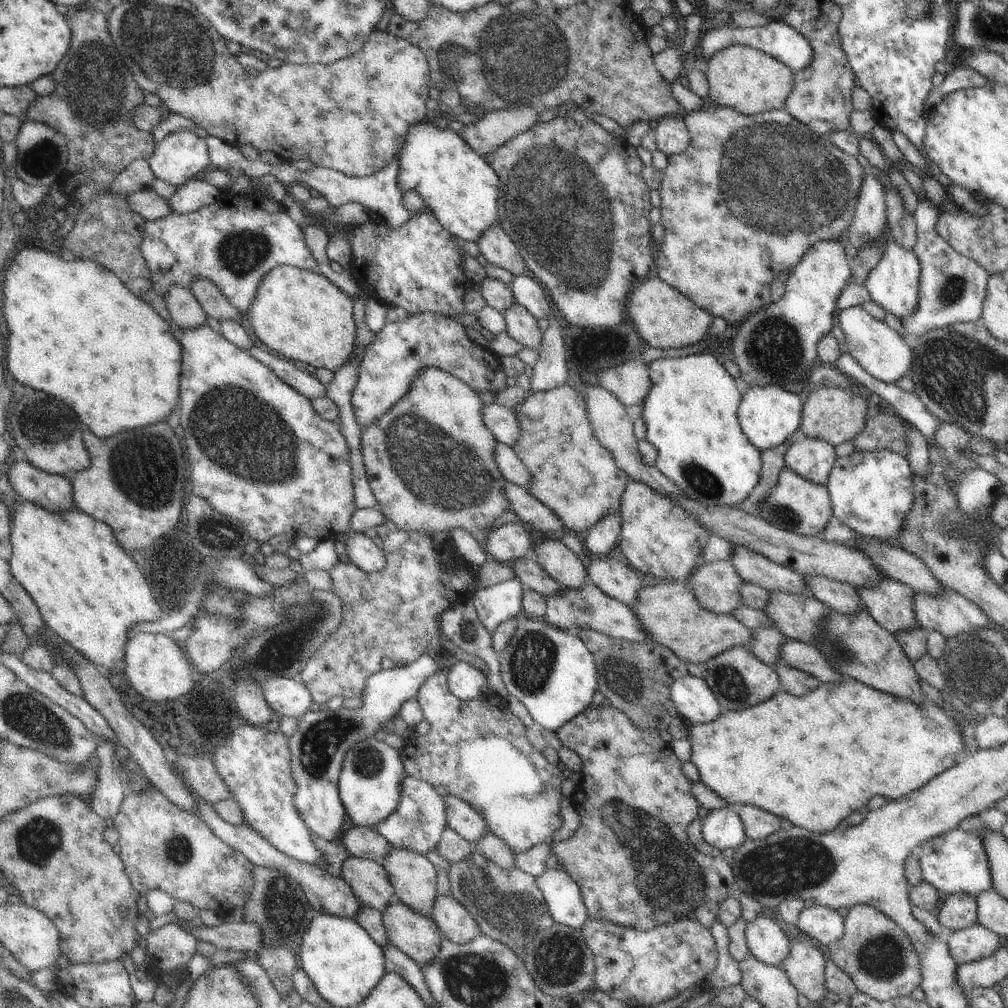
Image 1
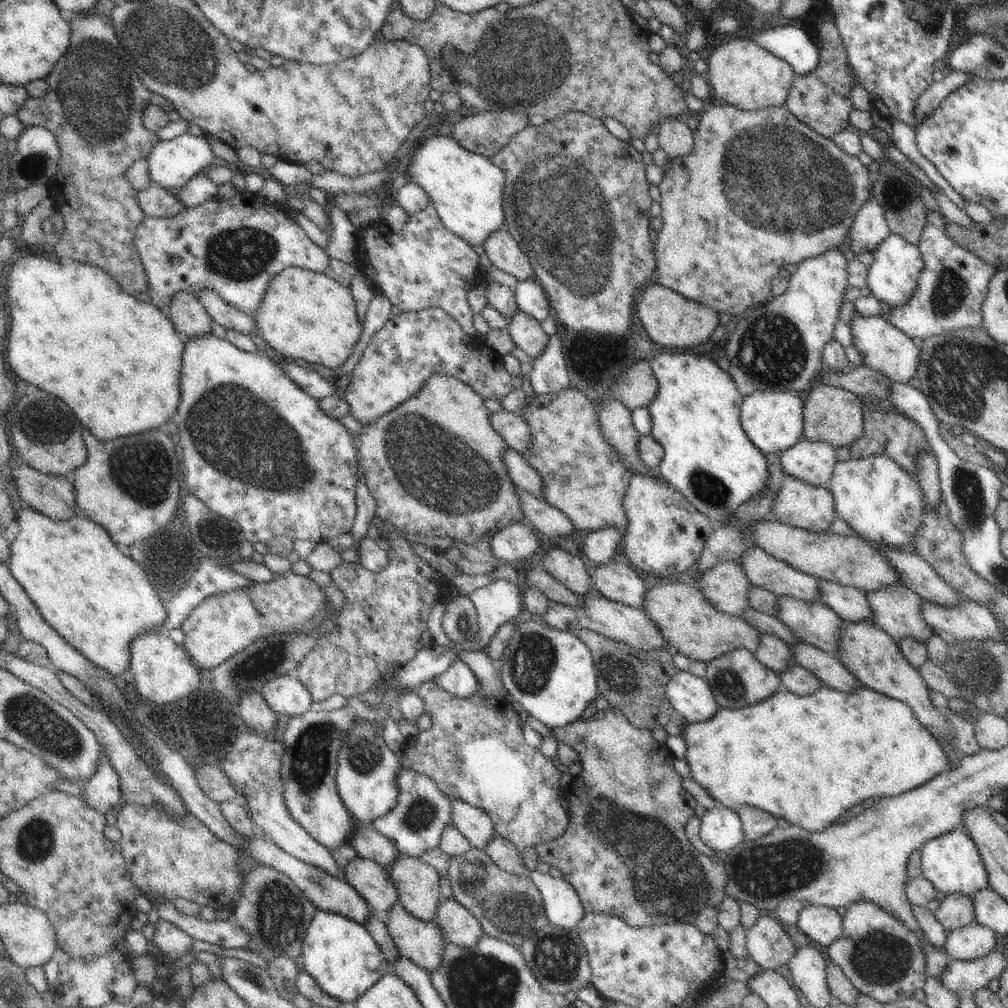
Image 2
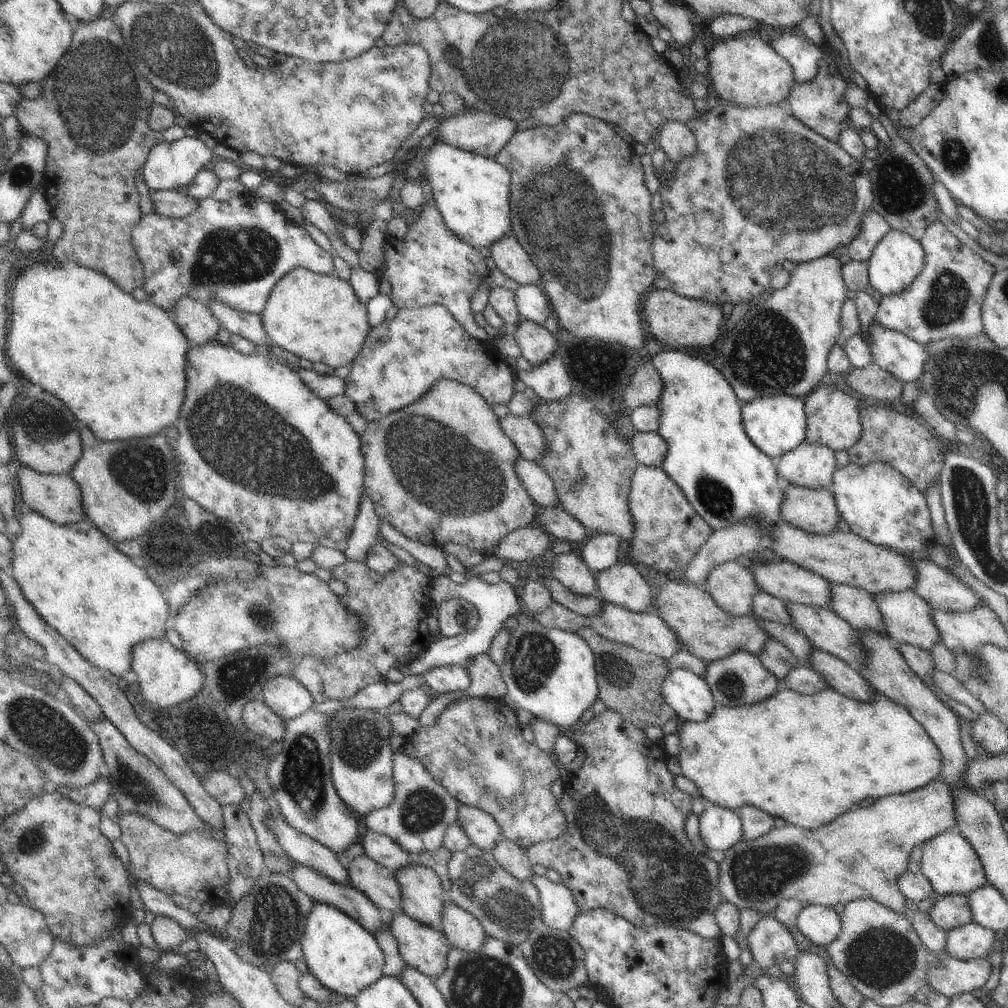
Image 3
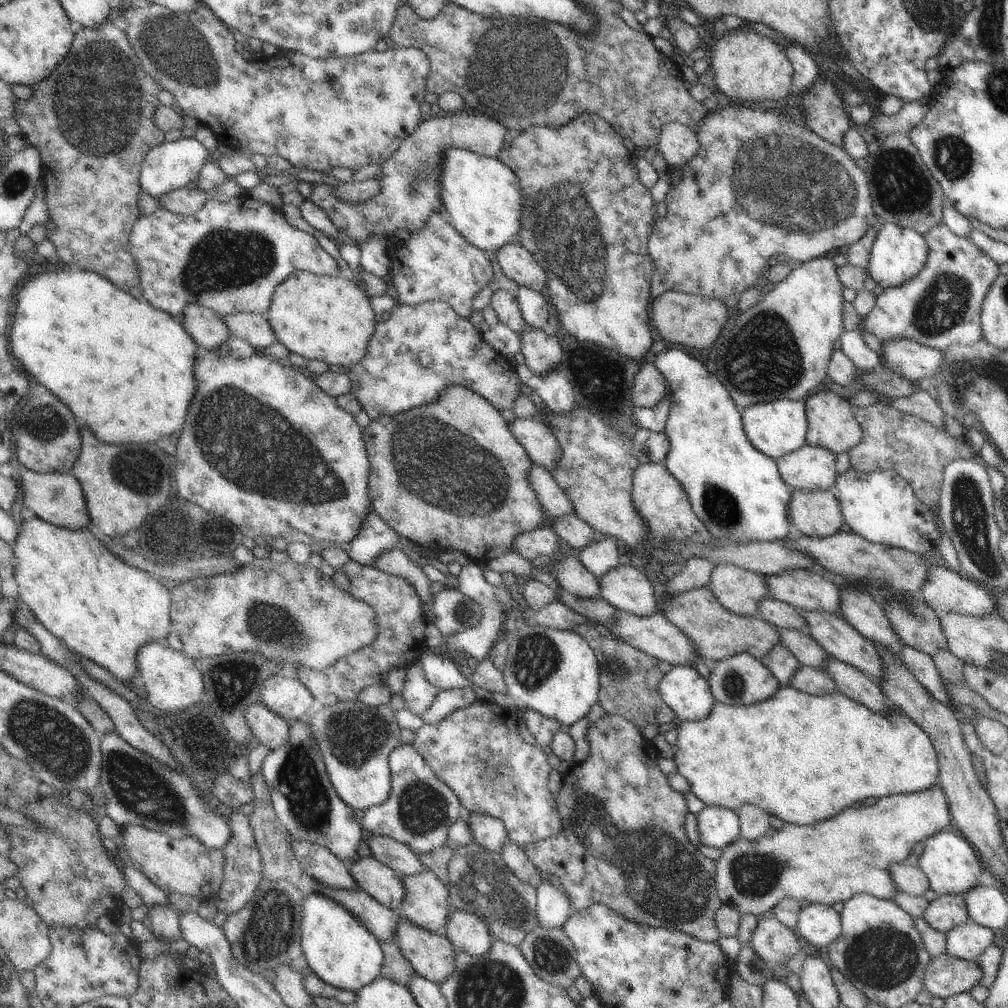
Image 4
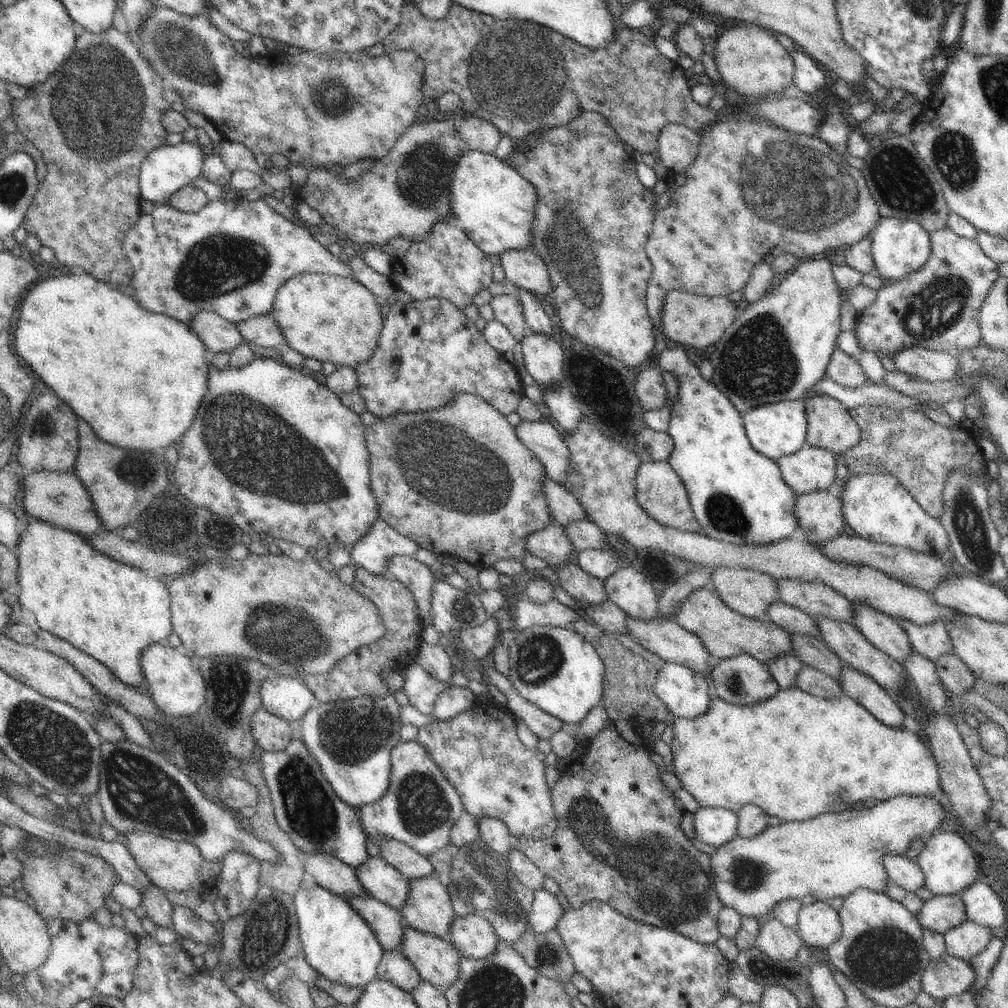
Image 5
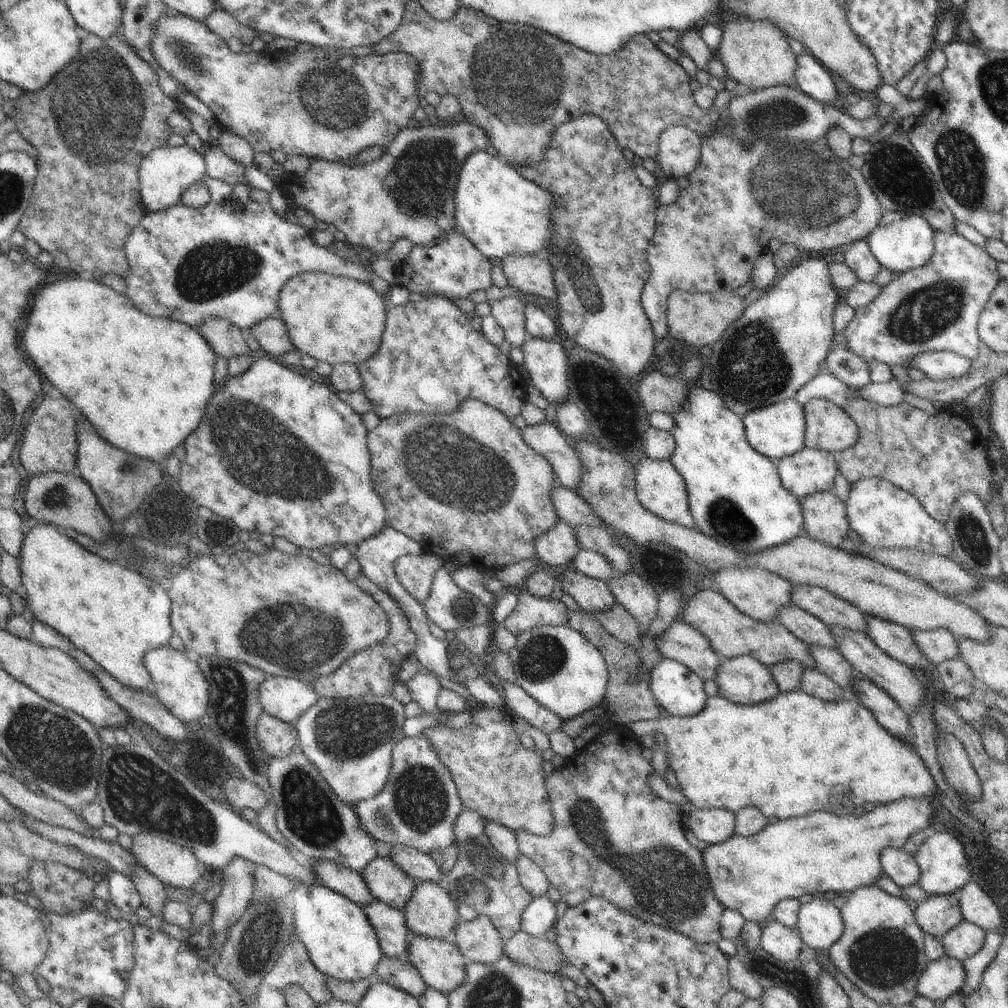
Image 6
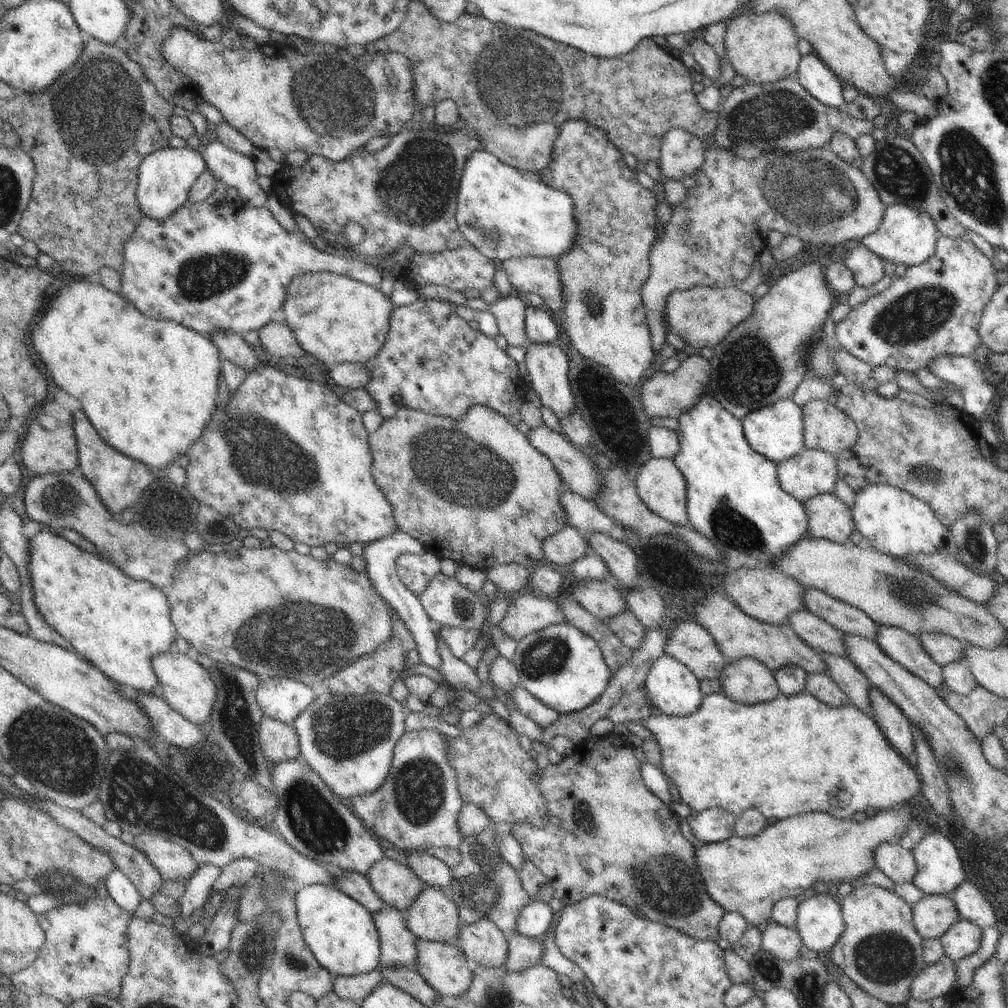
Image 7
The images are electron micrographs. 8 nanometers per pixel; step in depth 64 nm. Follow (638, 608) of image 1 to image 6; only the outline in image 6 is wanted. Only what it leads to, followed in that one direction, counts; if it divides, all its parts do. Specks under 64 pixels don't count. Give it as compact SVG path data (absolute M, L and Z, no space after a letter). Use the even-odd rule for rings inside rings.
M716 587L714 590L702 590L698 592L686 608L682 608L678 619L688 626L694 626L700 634L706 636L708 647L716 652L720 660L736 658L742 655L750 655L759 660L764 666L776 666L778 662L786 660L798 660L805 668L815 668L814 658L808 650L805 642L796 638L792 632L779 622L759 621L742 614L738 608L734 608Z

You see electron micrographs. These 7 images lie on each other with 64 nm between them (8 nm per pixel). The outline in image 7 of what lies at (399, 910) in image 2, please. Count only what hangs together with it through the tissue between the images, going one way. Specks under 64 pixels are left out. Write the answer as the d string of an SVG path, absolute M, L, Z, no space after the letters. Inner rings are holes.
M416 938L416 950L415 967L435 991L455 997L468 992L473 965L456 944Z

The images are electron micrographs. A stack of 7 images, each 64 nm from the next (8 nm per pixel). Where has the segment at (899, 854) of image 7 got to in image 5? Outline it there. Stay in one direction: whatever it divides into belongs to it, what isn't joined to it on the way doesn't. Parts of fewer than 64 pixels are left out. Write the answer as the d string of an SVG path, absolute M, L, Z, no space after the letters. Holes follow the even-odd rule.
M887 855L883 859L885 870L887 871L889 882L894 883L904 890L916 892L925 886L925 877L916 861L908 859L904 855Z

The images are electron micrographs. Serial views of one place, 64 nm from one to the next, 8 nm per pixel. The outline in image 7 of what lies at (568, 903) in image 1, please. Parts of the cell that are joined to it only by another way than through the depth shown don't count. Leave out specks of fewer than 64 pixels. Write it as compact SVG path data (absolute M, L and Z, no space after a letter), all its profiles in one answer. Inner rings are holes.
M530 902L516 918L515 934L528 938L543 937L552 924L553 910L546 902Z

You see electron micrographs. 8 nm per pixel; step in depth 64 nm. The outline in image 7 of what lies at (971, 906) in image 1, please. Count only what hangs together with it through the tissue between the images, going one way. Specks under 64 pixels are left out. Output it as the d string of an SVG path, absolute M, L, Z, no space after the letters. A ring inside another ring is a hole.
M924 895L912 906L912 922L923 939L940 939L960 920L958 908L948 895Z

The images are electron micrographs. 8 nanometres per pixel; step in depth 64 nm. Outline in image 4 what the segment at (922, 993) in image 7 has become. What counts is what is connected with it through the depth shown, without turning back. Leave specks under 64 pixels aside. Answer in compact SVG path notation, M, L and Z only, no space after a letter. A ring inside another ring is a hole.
M947 953L932 958L925 971L924 991L946 1001L949 997L971 992L981 982L979 963L950 957Z

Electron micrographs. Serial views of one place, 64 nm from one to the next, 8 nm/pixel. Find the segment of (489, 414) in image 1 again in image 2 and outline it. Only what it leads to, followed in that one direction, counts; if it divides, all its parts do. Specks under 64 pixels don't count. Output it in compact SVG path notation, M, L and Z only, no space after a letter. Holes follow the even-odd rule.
M502 408L496 412L490 412L492 428L504 438L509 448L516 452L526 452L530 448L530 426L519 413L510 412Z

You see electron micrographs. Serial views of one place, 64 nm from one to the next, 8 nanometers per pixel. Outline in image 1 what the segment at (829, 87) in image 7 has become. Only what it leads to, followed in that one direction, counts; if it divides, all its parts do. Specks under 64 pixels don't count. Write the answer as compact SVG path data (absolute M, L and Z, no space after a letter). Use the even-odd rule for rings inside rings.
M772 20L770 23L764 26L753 26L753 27L736 27L732 26L729 21L725 21L722 26L712 29L706 33L700 44L698 52L707 58L711 57L715 52L724 50L728 46L734 46L740 44L740 46L750 46L776 58L786 64L788 68L791 68L794 72L798 72L812 62L812 56L814 56L814 50L810 46L810 42L798 32L792 26L782 24L780 21Z

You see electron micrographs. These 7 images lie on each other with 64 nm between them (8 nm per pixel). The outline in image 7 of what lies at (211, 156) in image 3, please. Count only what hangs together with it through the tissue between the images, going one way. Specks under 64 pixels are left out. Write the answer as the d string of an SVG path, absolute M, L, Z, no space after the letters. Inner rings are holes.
M185 146L183 148L164 148L149 154L139 166L136 202L144 216L154 220L166 220L172 216L188 199L188 192L196 179L206 170L202 153Z

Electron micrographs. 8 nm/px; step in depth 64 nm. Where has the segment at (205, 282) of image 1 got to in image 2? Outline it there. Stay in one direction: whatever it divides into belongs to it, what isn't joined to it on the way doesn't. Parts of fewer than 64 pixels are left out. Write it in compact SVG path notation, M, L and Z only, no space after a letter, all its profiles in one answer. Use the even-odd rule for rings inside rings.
M204 290L198 292L197 299L202 303L206 312L210 314L213 322L219 323L225 329L234 329L242 334L250 335L256 332L256 320L251 313L245 313L236 307L228 304L226 300L214 292L214 290Z

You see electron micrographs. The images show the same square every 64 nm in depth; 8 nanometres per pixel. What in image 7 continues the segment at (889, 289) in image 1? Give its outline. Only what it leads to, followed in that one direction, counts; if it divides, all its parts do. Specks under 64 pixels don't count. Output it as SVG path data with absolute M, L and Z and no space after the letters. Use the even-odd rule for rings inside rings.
M887 206L882 224L876 232L872 232L868 237L861 240L866 248L869 248L880 256L882 260L892 262L895 266L904 265L906 268L922 264L928 260L935 251L935 242L939 230L936 228L934 220L930 218L930 214L921 208L911 206Z

